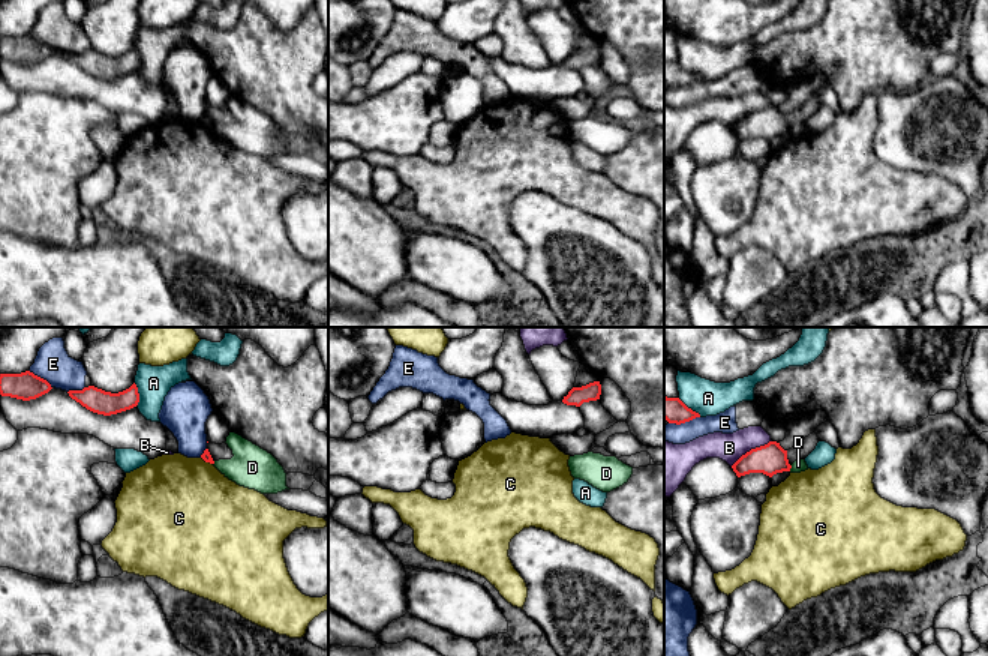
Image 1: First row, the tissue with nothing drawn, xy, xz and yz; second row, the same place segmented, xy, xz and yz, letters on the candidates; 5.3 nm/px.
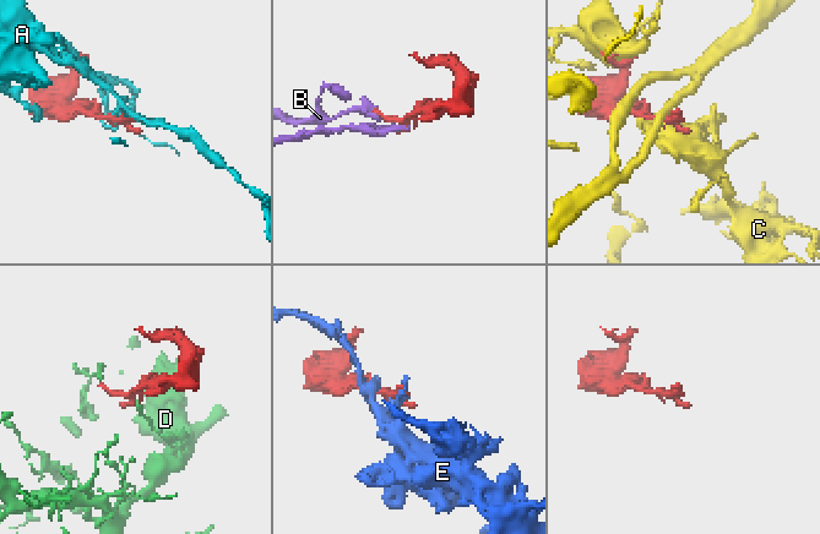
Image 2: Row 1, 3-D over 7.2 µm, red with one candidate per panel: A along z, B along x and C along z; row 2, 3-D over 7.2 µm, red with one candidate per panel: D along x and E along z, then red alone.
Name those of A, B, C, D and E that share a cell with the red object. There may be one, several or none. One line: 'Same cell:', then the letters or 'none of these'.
Same cell: none of these

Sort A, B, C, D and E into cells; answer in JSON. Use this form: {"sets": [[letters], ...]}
{"sets": [["A"], ["B"], ["C"], ["D"], ["E"]]}

